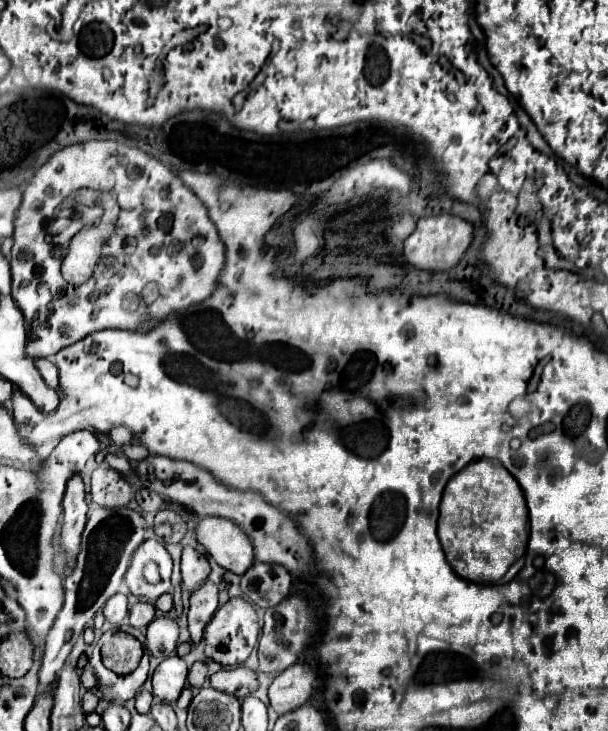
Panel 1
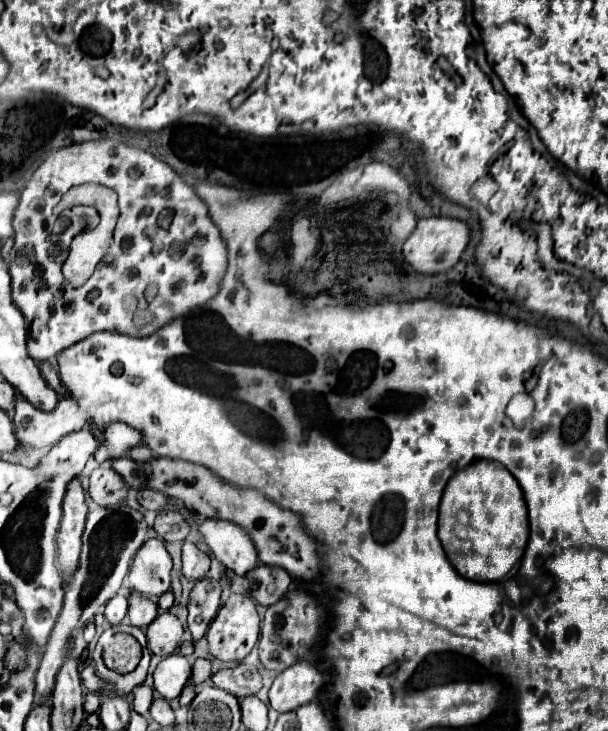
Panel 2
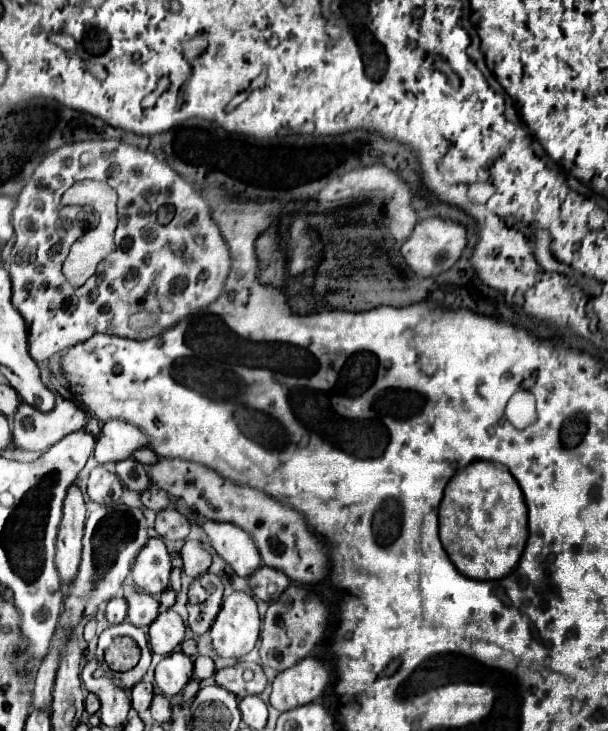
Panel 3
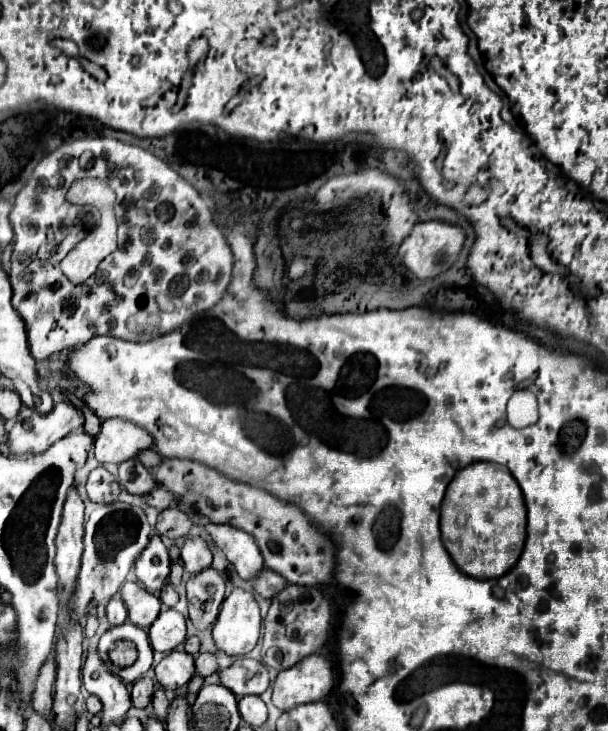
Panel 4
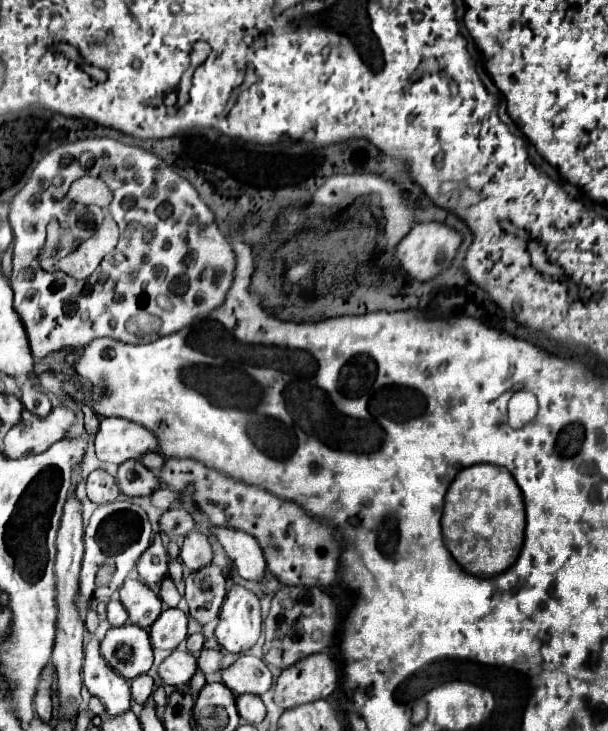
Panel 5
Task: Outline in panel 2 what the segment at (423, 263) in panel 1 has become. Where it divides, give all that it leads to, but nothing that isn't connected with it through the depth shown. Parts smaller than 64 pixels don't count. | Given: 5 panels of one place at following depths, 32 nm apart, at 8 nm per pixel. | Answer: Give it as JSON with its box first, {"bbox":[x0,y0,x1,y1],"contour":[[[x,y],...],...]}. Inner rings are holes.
{"bbox":[402,218,470,274],"contour":[[[420,218],[416,230],[410,234],[410,238],[404,242],[402,254],[406,262],[422,274],[438,274],[450,270],[462,256],[470,242],[470,228],[462,220],[456,218]]]}

